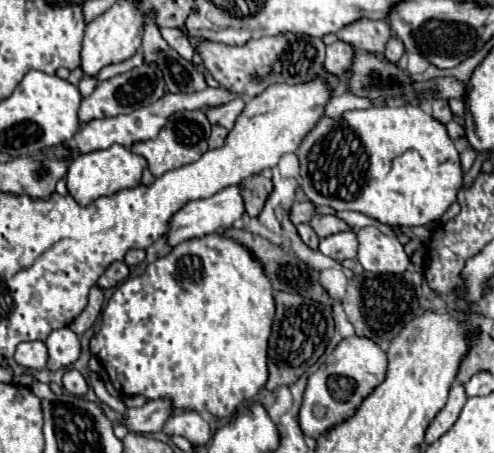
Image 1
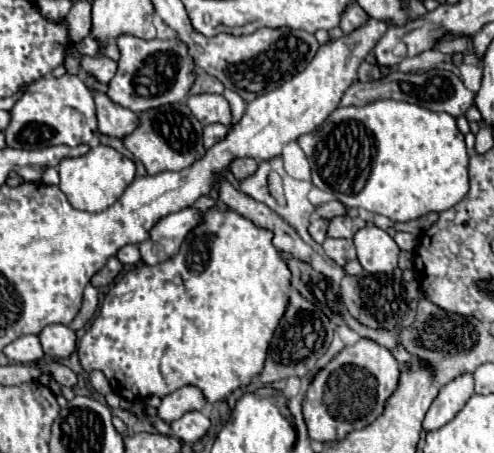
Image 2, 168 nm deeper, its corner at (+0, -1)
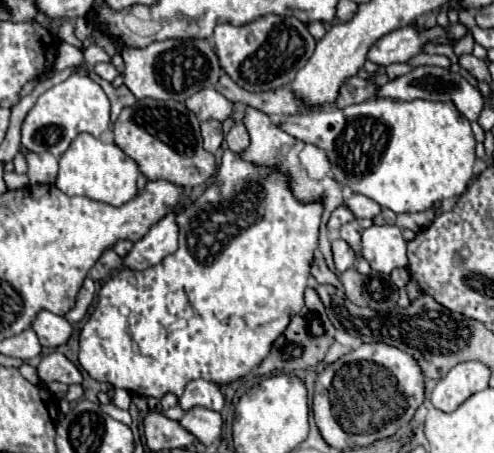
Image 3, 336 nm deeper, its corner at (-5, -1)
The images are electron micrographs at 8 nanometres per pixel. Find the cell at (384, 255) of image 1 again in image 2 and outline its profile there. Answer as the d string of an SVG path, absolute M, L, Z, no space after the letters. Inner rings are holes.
M368 224L356 232L354 246L358 260L366 272L392 272L398 264L398 244L386 230L374 224Z

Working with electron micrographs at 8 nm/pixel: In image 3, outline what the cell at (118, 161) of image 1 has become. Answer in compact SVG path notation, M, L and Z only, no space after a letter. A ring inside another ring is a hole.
M79 134L67 152L59 158L59 176L55 186L67 196L87 196L111 206L123 206L137 194L139 166L117 144L101 142L91 134Z

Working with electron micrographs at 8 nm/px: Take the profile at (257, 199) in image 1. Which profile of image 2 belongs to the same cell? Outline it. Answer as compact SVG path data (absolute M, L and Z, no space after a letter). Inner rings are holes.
M234 158L230 162L230 170L236 176L236 180L242 180L242 178L254 174L256 166L258 166L258 162L254 158Z

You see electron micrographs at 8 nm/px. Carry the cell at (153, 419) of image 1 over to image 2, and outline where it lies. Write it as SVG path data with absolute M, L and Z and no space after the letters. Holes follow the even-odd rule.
M184 386L184 388L178 388L176 392L162 398L162 404L158 408L158 416L170 424L170 422L182 418L186 412L202 410L204 406L206 406L206 398L202 396L200 388Z

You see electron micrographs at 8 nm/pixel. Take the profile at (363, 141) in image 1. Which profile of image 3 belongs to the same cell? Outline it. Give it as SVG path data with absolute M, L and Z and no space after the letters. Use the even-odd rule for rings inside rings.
M369 98L367 102L347 108L331 108L289 116L285 124L281 124L281 128L297 140L315 144L325 150L331 162L335 182L339 182L343 188L351 188L355 194L363 194L375 200L381 208L389 208L395 214L423 212L443 200L457 198L467 190L467 184L473 178L477 142L473 138L467 118L463 118L451 102L395 102L389 98Z

